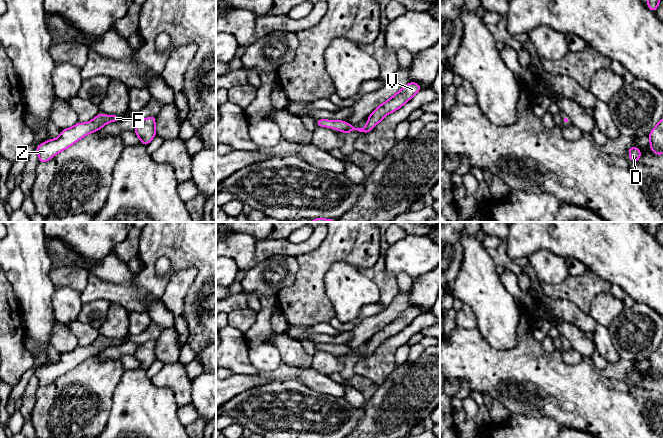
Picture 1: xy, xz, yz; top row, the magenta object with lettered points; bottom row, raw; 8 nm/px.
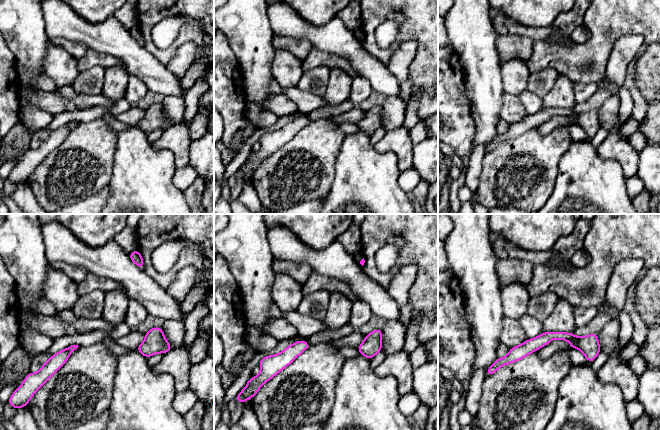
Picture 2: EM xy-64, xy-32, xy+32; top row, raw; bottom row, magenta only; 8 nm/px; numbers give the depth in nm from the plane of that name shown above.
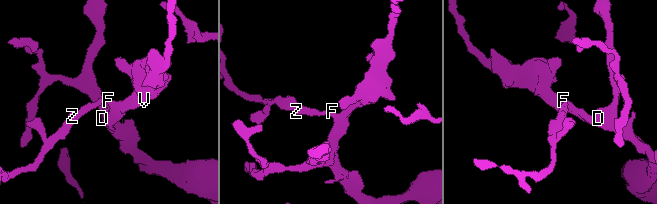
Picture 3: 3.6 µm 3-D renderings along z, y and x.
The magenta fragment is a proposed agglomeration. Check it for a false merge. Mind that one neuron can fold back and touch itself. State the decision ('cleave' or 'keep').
keep

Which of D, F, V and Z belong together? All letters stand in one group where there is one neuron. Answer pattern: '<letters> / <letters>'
D F V Z

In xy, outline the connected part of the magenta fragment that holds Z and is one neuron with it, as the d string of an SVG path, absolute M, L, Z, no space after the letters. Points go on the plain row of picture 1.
M99 337L87 347L78 346L68 353L61 354L60 360L57 363L49 363L36 371L35 375L39 379L38 386L44 387L49 385L53 380L69 372L84 360L99 355L109 346L117 346L120 344L120 340Z

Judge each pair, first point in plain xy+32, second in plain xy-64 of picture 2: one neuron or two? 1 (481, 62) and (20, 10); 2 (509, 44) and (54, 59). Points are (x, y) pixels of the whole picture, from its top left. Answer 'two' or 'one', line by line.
1: one
2: two

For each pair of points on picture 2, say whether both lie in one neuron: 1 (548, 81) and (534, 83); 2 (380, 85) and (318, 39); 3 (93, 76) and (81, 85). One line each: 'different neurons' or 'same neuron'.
1: same neuron
2: same neuron
3: same neuron

